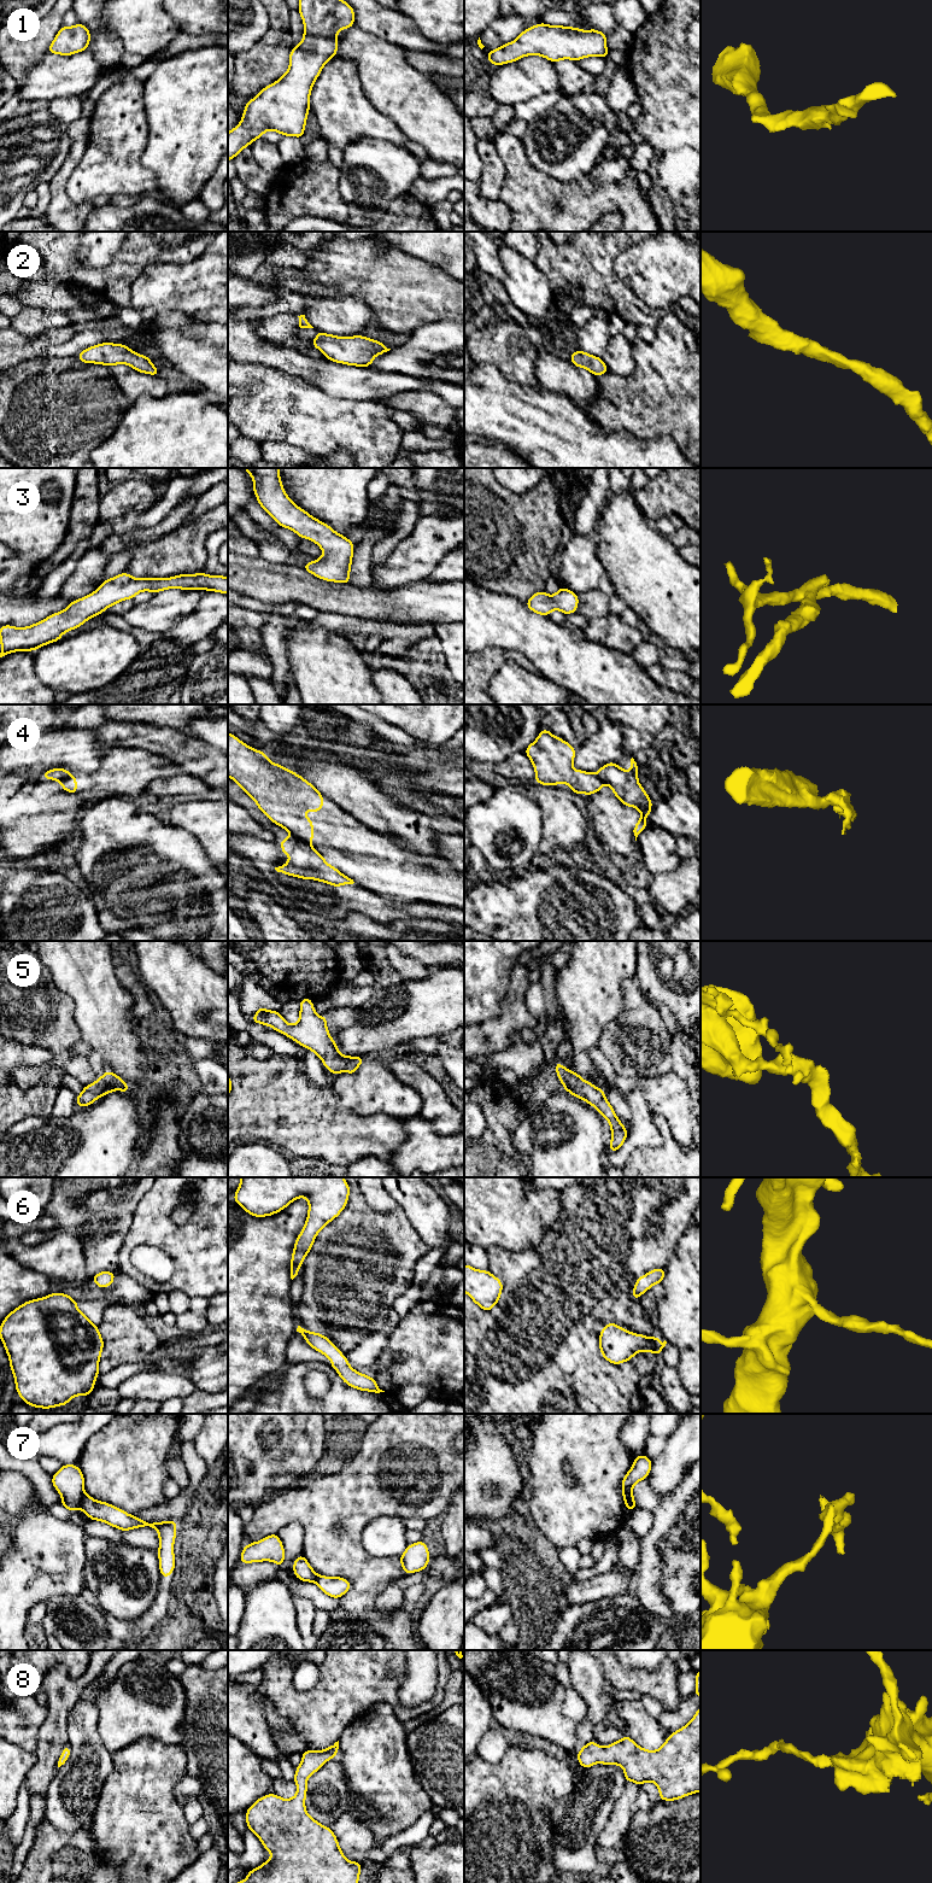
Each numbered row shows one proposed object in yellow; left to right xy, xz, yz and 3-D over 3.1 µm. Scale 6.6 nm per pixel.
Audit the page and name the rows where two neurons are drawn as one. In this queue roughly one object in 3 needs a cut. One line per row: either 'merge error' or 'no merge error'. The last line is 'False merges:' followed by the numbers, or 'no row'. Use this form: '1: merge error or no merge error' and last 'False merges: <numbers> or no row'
1: no merge error
2: no merge error
3: no merge error
4: merge error
5: no merge error
6: no merge error
7: merge error
8: no merge error
False merges: 4, 7

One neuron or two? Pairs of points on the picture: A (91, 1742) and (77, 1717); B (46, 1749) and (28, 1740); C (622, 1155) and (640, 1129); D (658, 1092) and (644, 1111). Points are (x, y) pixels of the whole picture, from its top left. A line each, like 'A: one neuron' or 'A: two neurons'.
A: one neuron
B: two neurons
C: one neuron
D: two neurons

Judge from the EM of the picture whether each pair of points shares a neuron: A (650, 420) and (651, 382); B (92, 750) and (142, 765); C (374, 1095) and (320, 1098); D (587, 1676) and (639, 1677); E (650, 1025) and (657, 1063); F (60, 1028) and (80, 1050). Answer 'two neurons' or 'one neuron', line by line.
A: one neuron
B: two neurons
C: two neurons
D: two neurons
E: one neuron
F: two neurons

